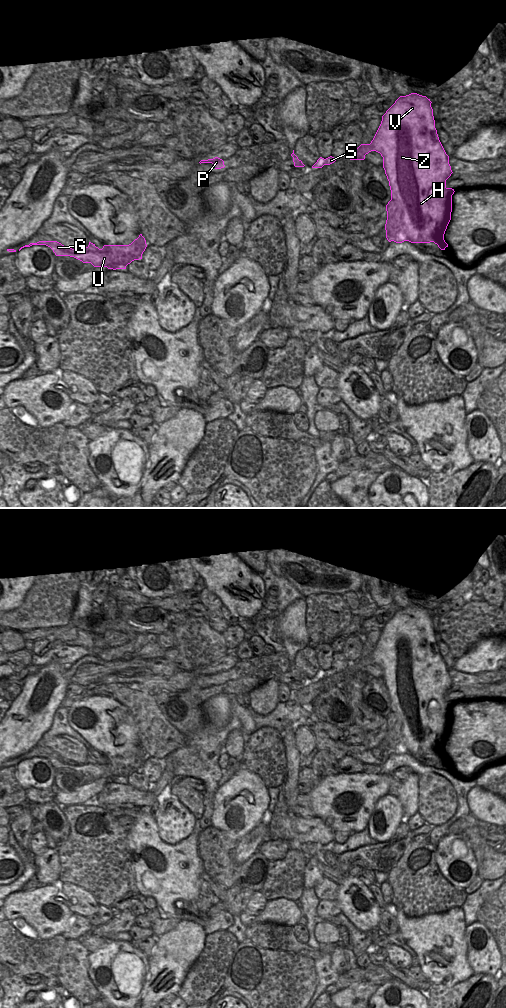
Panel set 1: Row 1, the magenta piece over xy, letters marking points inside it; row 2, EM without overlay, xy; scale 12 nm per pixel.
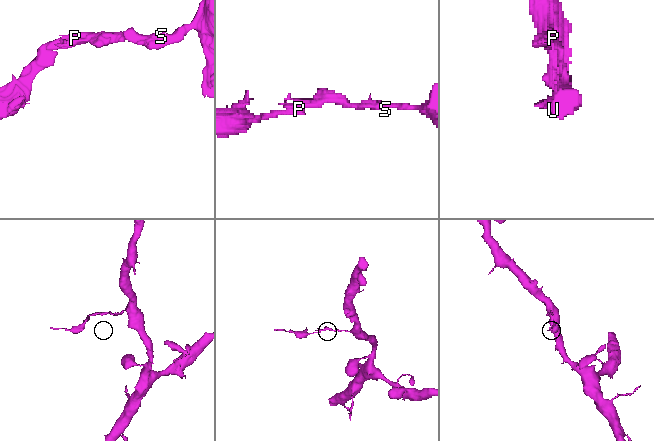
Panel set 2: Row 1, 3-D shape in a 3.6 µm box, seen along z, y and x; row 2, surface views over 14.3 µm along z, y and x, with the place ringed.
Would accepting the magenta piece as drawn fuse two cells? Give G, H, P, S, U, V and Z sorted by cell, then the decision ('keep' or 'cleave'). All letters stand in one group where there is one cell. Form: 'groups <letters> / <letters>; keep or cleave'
groups G P S U / H V Z; cleave

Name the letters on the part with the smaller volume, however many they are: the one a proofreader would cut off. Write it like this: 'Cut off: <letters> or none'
Cut off: G, P, S, U

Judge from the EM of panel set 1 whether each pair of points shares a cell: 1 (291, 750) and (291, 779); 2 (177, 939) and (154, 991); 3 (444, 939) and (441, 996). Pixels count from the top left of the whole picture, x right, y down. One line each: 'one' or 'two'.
1: one
2: one
3: two

